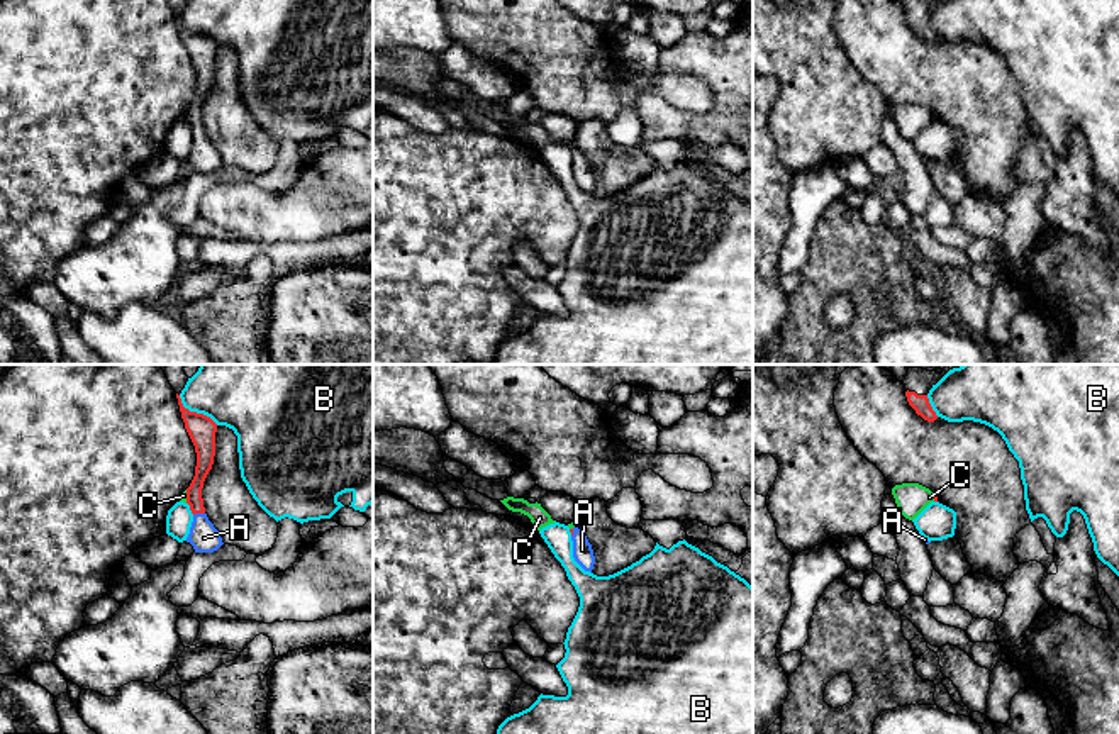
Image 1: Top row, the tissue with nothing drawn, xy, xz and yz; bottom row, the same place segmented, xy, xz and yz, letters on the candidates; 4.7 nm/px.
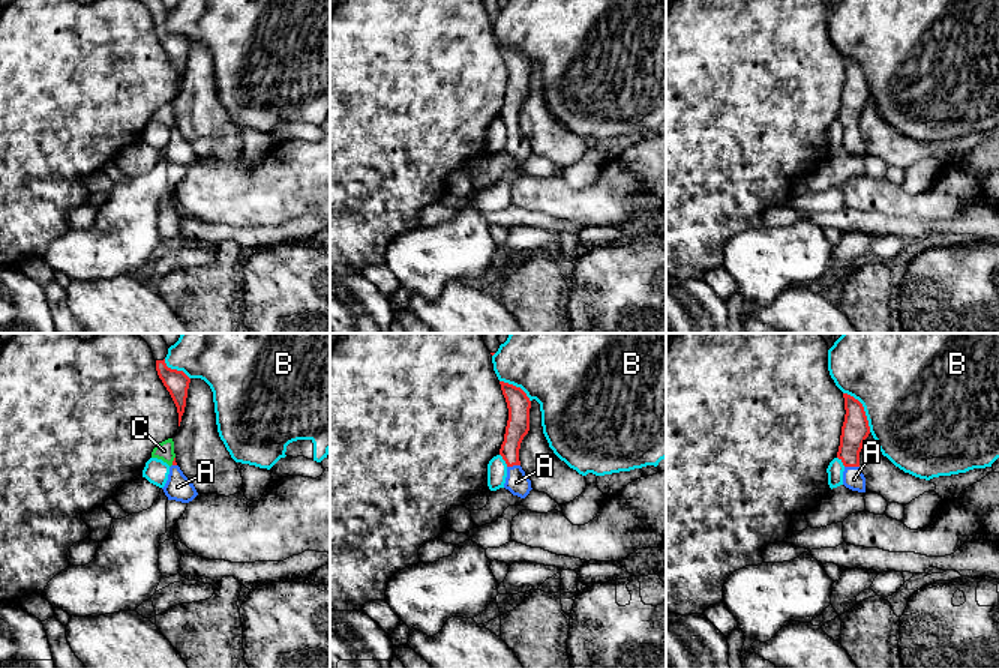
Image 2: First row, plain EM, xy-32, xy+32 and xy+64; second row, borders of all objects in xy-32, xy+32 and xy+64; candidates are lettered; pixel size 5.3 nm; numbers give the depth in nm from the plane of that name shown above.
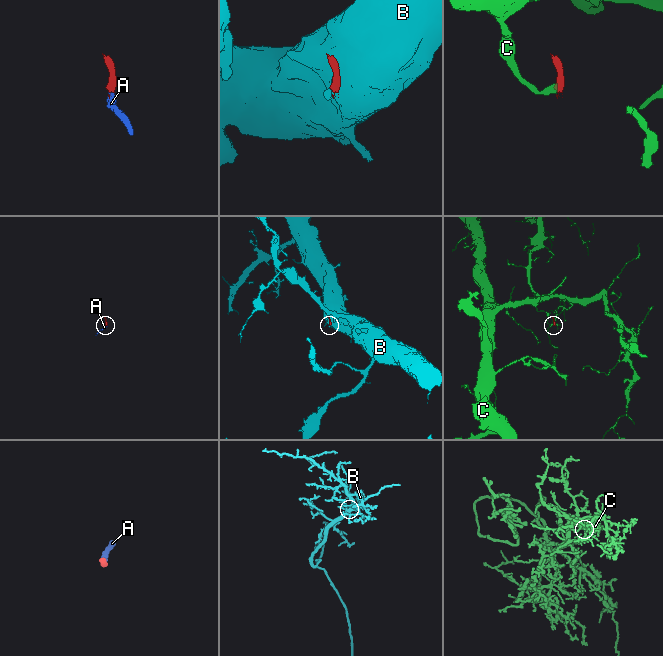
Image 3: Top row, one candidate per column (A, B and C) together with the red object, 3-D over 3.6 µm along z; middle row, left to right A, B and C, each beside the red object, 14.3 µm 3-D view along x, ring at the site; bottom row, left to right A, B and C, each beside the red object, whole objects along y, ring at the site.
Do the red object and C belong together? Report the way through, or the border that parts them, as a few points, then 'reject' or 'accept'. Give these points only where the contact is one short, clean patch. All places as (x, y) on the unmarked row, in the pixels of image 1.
border xy (185, 111), (187, 122); reject

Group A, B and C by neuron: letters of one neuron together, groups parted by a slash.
A / B / C

